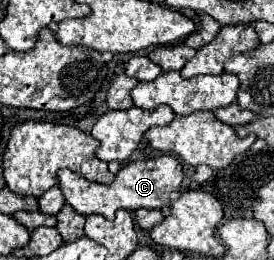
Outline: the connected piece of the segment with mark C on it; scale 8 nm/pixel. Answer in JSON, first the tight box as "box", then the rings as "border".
{"box":[58,156,184,218],"border":[[[158,156],[150,160],[140,160],[140,162],[128,162],[120,168],[116,174],[116,180],[112,184],[98,184],[98,182],[88,182],[86,178],[74,174],[72,170],[60,170],[58,172],[60,182],[58,186],[62,188],[62,194],[66,202],[78,212],[78,214],[102,214],[104,218],[114,218],[116,210],[138,210],[138,208],[156,208],[160,210],[162,206],[170,204],[172,192],[180,192],[182,180],[184,180],[184,170],[178,158],[174,156]]]}

